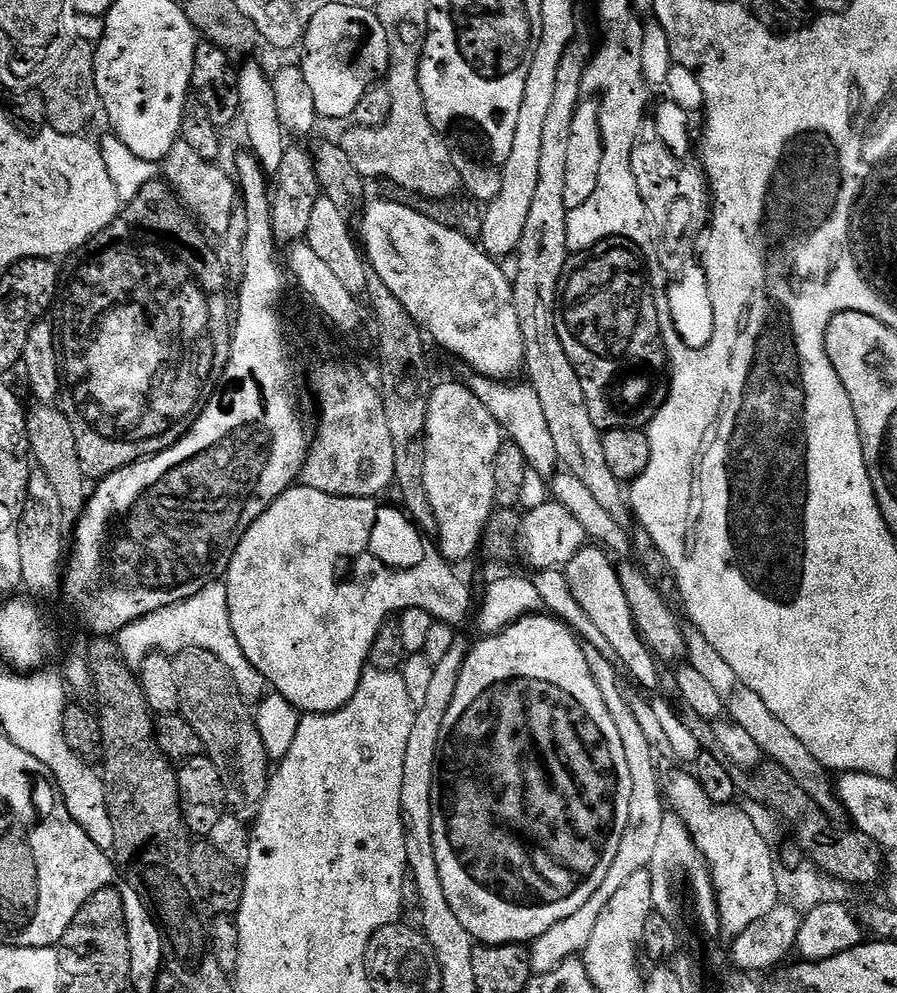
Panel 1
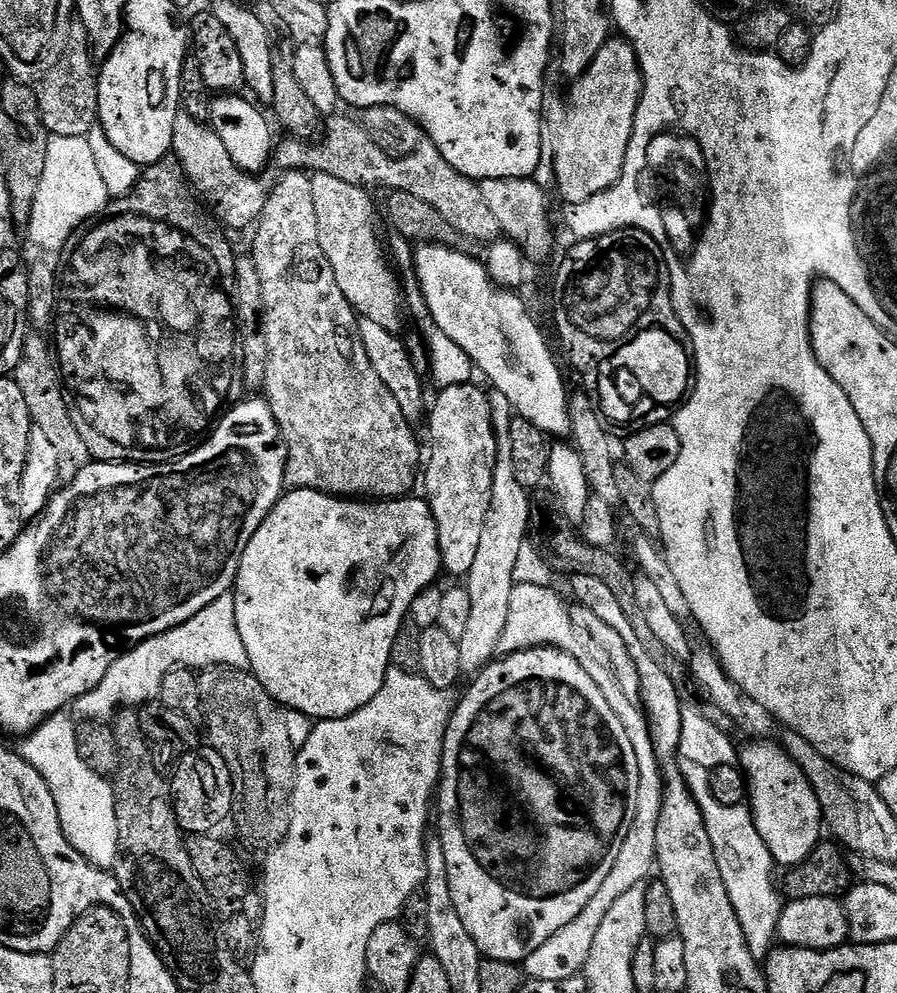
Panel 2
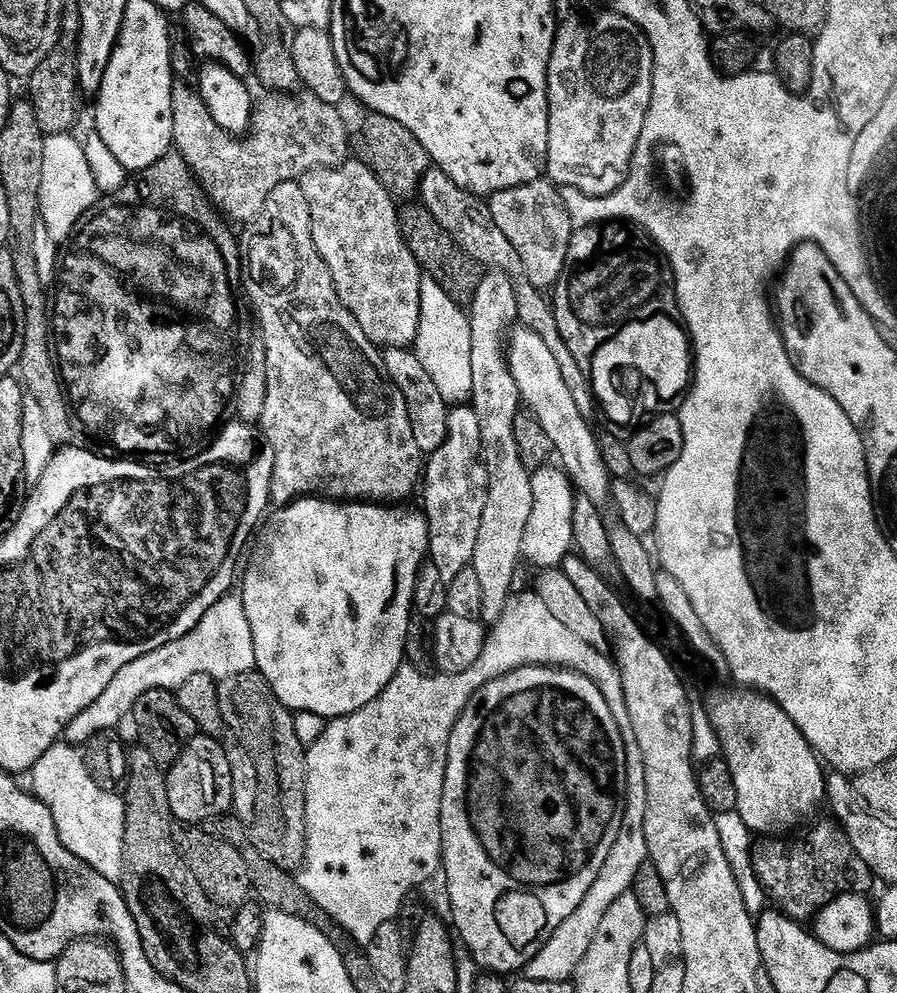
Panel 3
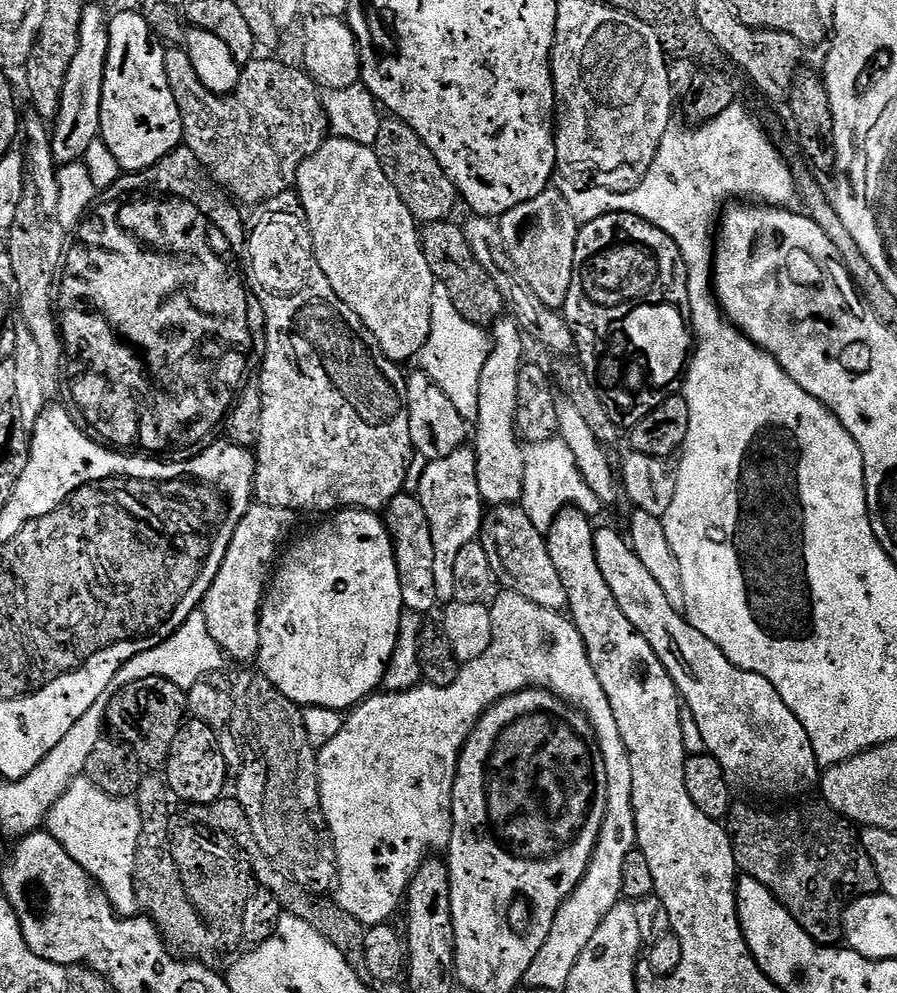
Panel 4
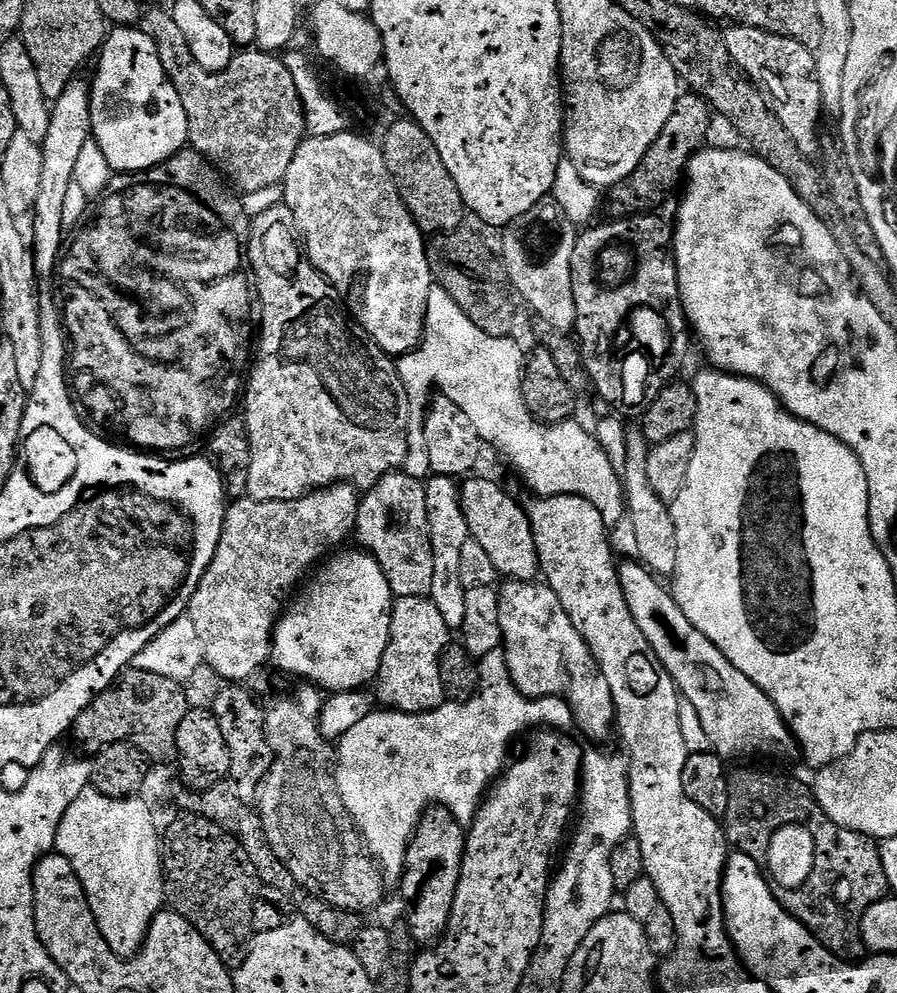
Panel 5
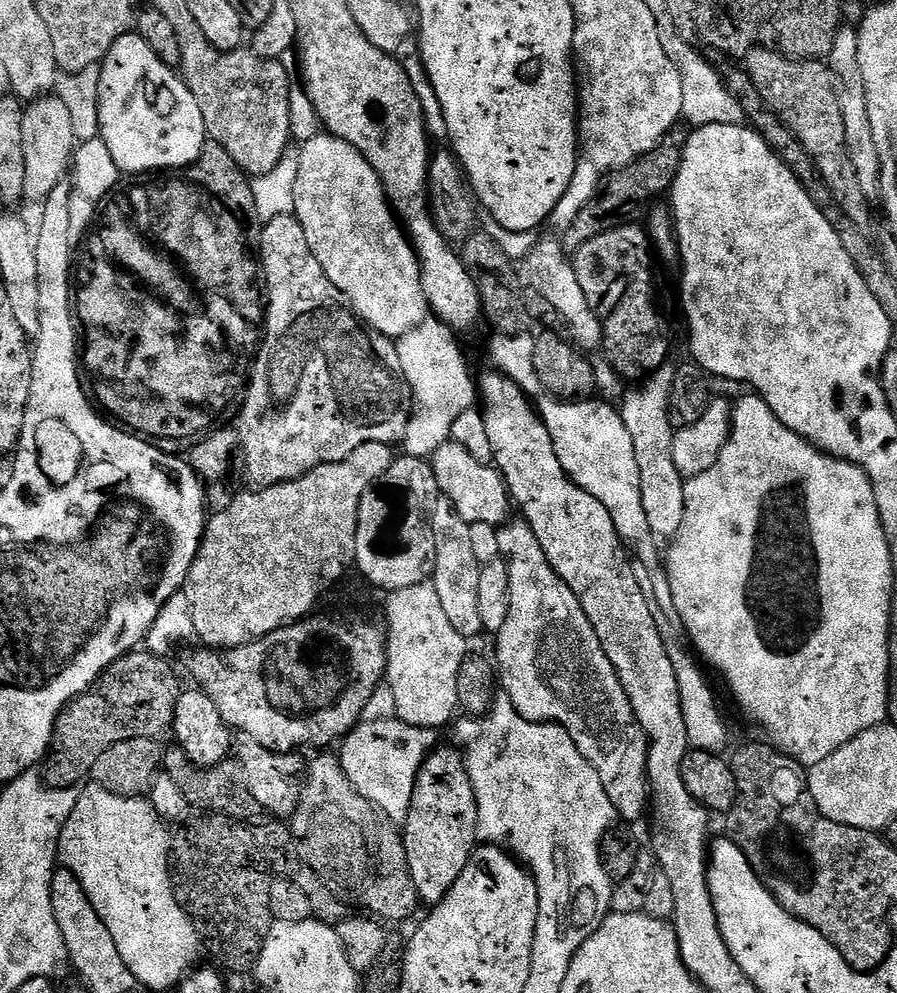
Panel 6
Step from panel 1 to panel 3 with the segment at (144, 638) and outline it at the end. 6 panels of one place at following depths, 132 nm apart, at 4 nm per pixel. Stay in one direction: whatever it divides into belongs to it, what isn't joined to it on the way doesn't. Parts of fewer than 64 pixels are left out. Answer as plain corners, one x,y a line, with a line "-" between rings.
236,594
223,596
214,602
214,606
210,606
210,610
206,610
190,634
174,642
166,642
166,646
150,654
142,654
142,658
134,658
130,666
122,666
122,670
114,674
110,686
106,686
106,690
102,690
102,694
98,694
98,698
70,722
63,739
73,746
83,746
99,732
119,729
120,720
129,719
138,698
155,688
178,689
182,682
187,682
194,674
210,674
219,682
227,676
246,674
255,668
254,634
250,634
244,601

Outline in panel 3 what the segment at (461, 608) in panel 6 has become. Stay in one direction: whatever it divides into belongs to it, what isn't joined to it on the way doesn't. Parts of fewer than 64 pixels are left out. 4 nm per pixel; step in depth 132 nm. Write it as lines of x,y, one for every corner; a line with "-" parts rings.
456,406
448,414
448,437
442,442
442,446
426,460
426,471
422,476
422,492
424,488
424,505
422,511
428,520
428,556
434,566
438,566
438,574
442,574
442,582
450,584
464,568
471,565
474,558
474,545
478,542
478,530
482,526
482,510
486,510
486,494
488,493
488,475
482,459
482,426
478,426
478,414
470,406

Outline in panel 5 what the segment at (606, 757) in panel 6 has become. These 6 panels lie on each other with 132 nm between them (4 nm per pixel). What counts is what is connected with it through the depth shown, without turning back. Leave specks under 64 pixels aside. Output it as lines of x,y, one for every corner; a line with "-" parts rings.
505,579
499,585
498,591
500,594
498,622
502,622
502,651
506,658
506,666
510,670
510,678
512,679
513,686
523,696
530,696
533,700
537,700
543,696
557,696
559,700
565,700
568,704
568,709
572,711
575,727
577,729
580,727
581,734
589,736
592,740
608,740
611,736
614,736
614,729
616,728
616,707
614,706
614,698
610,694
610,686
606,682
606,674
602,674
602,670
598,666
594,654
590,654
590,646
586,646
582,634
578,634
578,626
574,626
574,622
570,622
570,614
566,614
566,610
562,610
562,602
558,602
558,594
554,594
554,590
547,582
537,582
536,580

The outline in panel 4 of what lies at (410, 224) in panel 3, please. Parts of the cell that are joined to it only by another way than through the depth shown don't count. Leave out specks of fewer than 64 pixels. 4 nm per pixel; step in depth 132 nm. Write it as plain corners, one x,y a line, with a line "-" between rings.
451,219
439,220
420,228
420,245
426,254
426,262
430,262
430,270
437,284
450,290
452,305
458,310
458,314
462,314
462,318
466,318
466,322
491,326
505,315
504,299
498,286
494,286
490,274
486,274
478,258
474,258
474,250
470,250
470,242
463,227
459,223
452,223

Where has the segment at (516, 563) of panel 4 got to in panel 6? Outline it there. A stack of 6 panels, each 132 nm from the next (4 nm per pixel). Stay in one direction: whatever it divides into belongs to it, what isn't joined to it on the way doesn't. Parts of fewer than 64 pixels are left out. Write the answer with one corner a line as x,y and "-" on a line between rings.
455,442
438,446
430,457
434,478
440,487
441,497
449,500
456,513
467,522
490,523
499,526
509,519
510,497
504,478
492,464
478,462
466,449

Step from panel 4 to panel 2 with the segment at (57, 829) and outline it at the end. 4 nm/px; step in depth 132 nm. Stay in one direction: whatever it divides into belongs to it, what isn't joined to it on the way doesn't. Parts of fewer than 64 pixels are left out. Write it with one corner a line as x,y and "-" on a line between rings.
71,715
49,716
19,741
18,751
26,763
38,770
50,794
54,794
54,806
58,806
58,818
70,846
94,867
112,870
118,858
118,814
114,814
116,789
82,762
76,745
77,727

